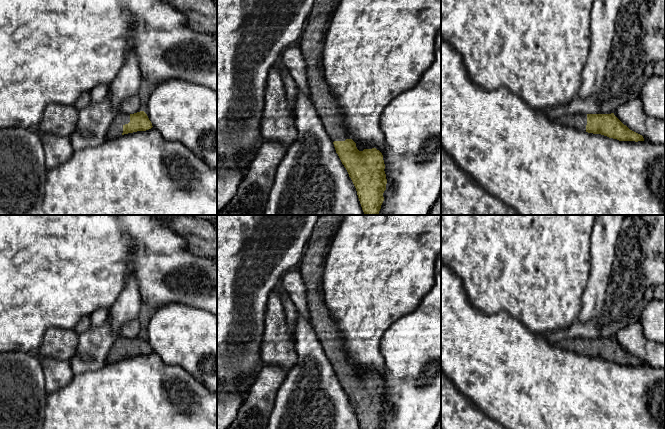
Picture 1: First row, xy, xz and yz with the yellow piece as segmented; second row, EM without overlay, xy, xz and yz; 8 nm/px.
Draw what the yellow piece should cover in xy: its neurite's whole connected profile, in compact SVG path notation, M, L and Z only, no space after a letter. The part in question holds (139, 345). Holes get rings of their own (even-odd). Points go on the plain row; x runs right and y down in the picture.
M144 335L134 338L118 336L108 353L107 362L115 363L121 359L151 353L152 347Z

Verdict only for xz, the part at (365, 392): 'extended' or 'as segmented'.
extended

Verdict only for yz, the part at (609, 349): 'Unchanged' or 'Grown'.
Grown

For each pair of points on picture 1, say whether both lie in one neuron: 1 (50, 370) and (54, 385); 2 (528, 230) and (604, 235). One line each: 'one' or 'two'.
1: one
2: two

